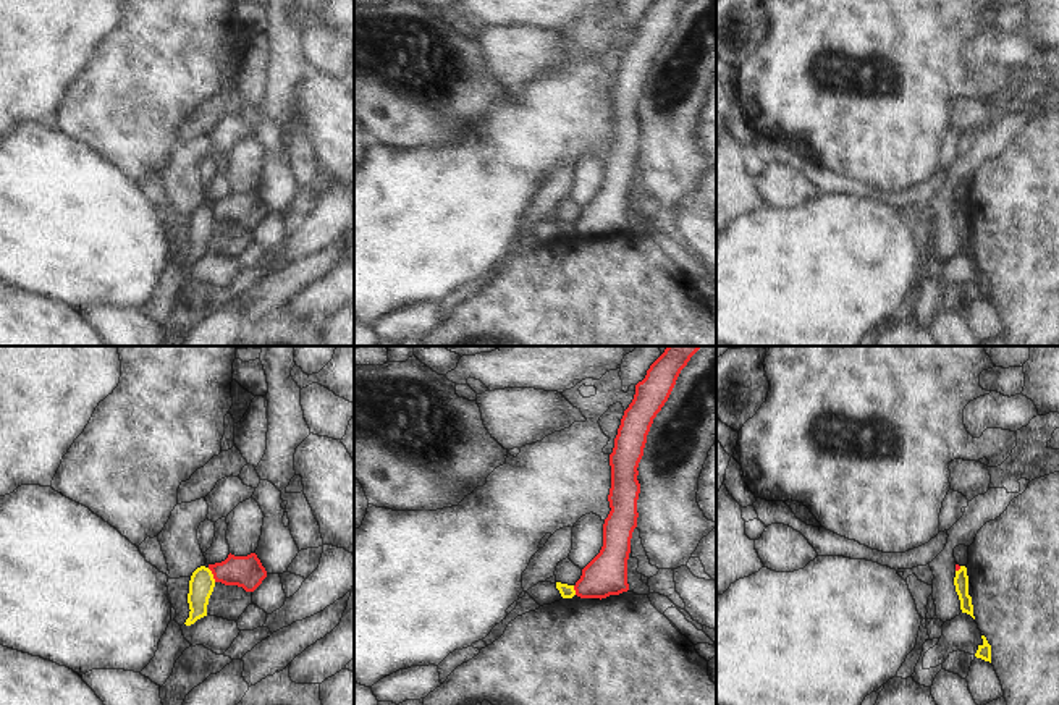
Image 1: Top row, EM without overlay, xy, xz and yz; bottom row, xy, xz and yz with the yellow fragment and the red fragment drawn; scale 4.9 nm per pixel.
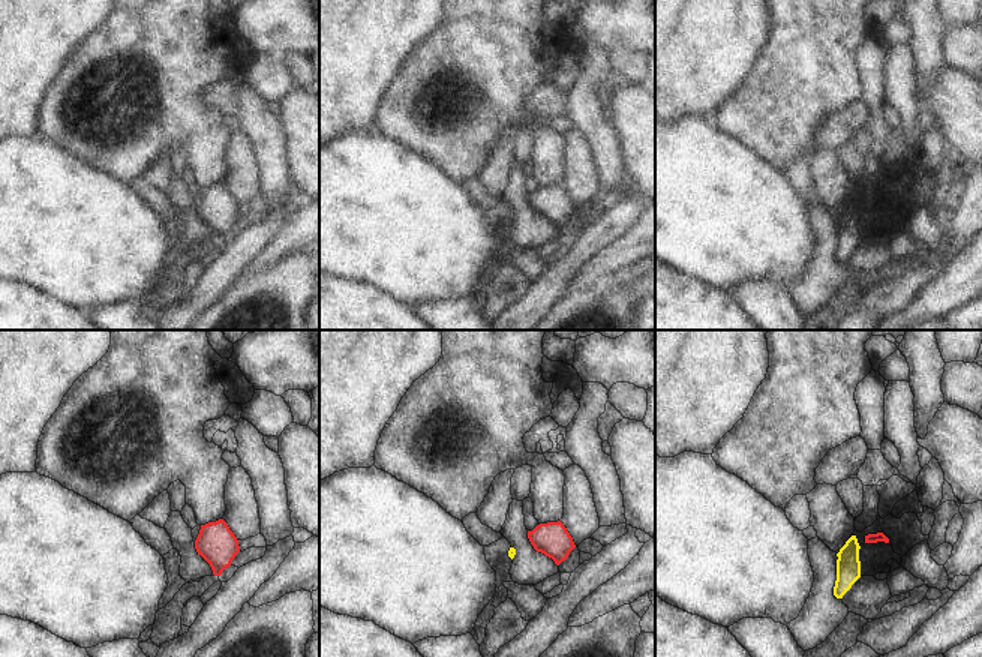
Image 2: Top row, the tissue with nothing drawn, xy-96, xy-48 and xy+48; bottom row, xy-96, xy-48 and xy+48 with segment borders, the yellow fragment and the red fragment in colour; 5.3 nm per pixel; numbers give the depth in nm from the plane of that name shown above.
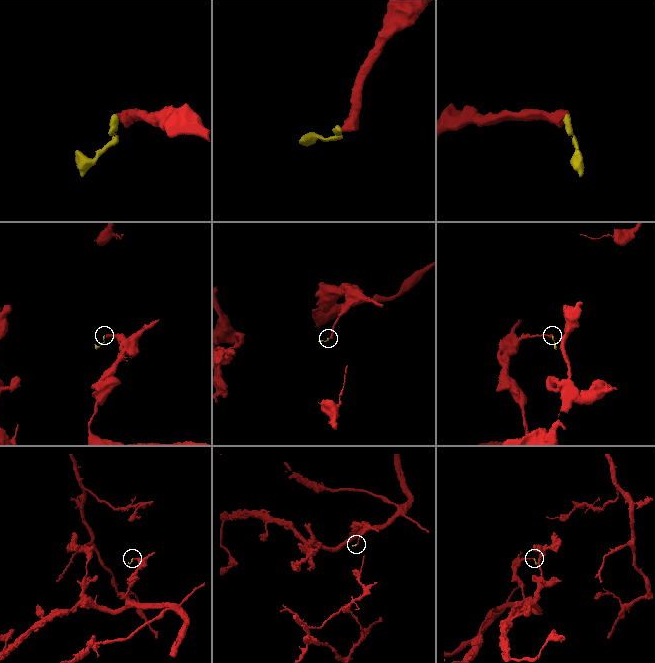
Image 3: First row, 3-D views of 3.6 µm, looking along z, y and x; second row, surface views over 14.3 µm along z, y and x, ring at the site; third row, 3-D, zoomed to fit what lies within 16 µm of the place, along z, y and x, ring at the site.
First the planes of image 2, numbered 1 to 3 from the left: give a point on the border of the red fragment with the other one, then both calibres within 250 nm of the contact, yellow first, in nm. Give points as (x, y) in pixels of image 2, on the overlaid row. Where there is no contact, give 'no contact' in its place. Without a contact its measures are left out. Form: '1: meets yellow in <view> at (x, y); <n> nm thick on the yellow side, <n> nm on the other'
1: no contact
2: no contact
3: no contact

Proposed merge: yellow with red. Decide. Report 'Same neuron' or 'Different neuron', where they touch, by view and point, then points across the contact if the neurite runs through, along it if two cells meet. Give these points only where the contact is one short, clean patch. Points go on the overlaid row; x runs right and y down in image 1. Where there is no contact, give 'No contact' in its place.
Different neuron. Touches yellow at xy (212, 574). Boundary: xy (207, 568), (215, 581)

